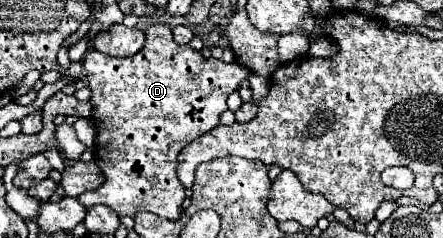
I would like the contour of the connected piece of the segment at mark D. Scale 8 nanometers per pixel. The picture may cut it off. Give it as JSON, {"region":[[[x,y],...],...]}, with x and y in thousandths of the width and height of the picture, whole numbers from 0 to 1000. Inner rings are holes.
{"region":[[[345,101],[332,118],[327,193],[323,210],[314,210],[314,227],[296,244],[251,244],[201,202],[183,269],[205,370],[205,513],[219,538],[214,689],[228,714],[237,765],[214,798],[192,798],[174,824],[174,840],[192,874],[237,857],[269,908],[305,908],[309,891],[327,882],[381,924],[400,924],[409,908],[409,857],[418,840],[418,790],[395,748],[400,647],[422,597],[494,521],[494,487],[512,462],[508,412],[521,387],[540,378],[544,345],[567,319],[567,294],[549,286],[540,261],[512,269],[503,252],[458,244],[454,218],[436,210],[427,185],[400,185],[391,168],[386,118],[363,101]]]}

